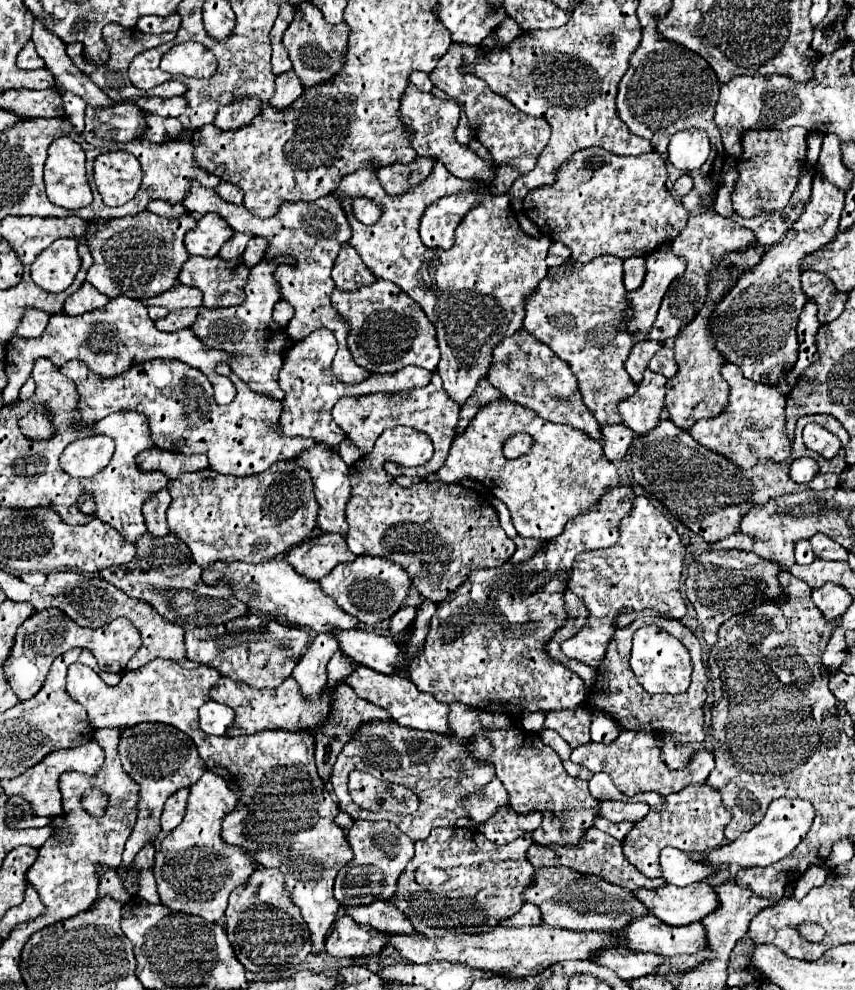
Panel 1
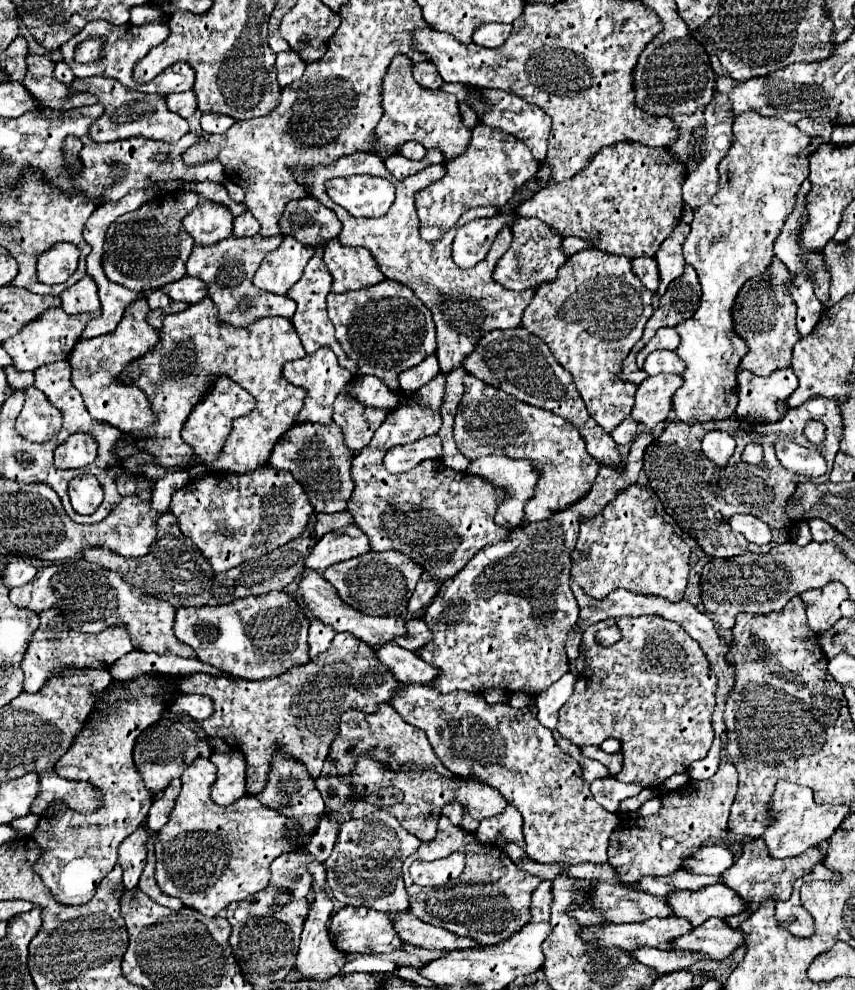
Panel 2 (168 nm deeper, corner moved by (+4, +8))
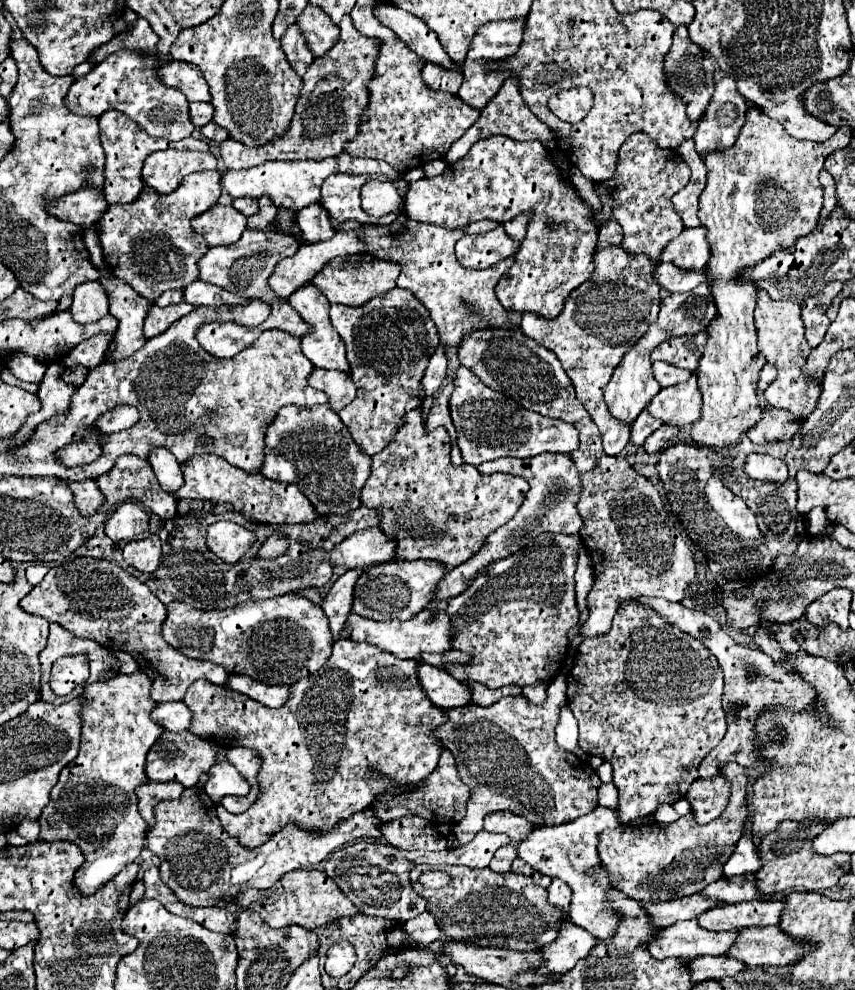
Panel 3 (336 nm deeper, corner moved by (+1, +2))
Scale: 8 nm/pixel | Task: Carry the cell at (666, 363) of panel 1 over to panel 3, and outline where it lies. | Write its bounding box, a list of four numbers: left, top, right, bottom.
[653,362,691,388]

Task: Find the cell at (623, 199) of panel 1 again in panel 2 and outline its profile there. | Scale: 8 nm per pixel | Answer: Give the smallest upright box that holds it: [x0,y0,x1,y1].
[520,142,686,258]

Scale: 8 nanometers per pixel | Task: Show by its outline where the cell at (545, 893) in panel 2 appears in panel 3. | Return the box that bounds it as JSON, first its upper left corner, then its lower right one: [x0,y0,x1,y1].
[547,878,571,912]

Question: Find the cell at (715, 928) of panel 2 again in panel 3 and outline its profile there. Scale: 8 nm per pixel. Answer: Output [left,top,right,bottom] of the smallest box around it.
[727,926,807,966]

